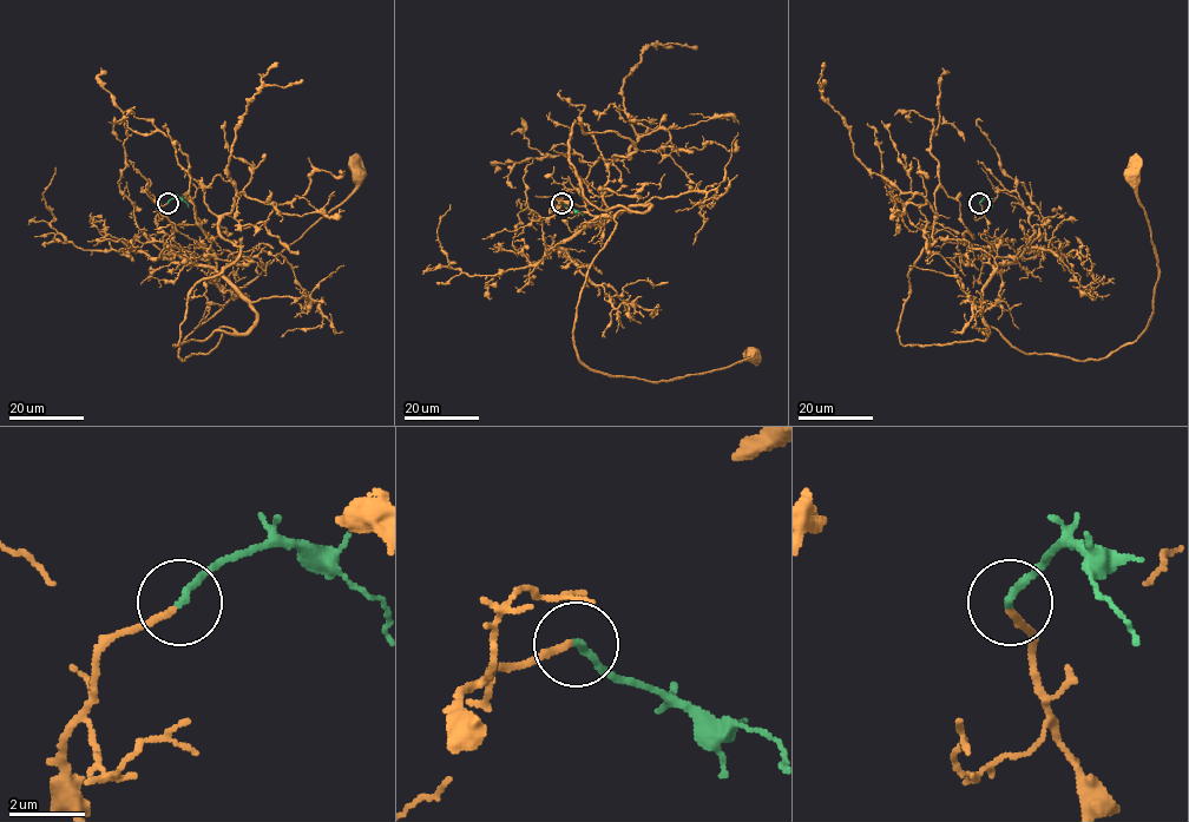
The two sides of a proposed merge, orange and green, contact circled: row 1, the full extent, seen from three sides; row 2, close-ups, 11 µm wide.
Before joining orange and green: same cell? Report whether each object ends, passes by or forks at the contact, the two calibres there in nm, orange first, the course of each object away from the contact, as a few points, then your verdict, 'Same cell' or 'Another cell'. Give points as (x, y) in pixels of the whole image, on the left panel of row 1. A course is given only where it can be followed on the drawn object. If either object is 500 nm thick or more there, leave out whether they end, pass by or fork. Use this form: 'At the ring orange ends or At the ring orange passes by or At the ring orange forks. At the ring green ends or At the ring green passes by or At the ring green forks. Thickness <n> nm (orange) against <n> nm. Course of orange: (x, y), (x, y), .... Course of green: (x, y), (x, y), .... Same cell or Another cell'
At the ring orange ends. At the ring green ends. Thickness 180 nm (orange) against 200 nm. Course of orange: (166, 203), (163, 241), (256, 313), (182, 360), (186, 337), (359, 176). Course of green: (168, 203), (181, 197), (188, 206). Same cell

